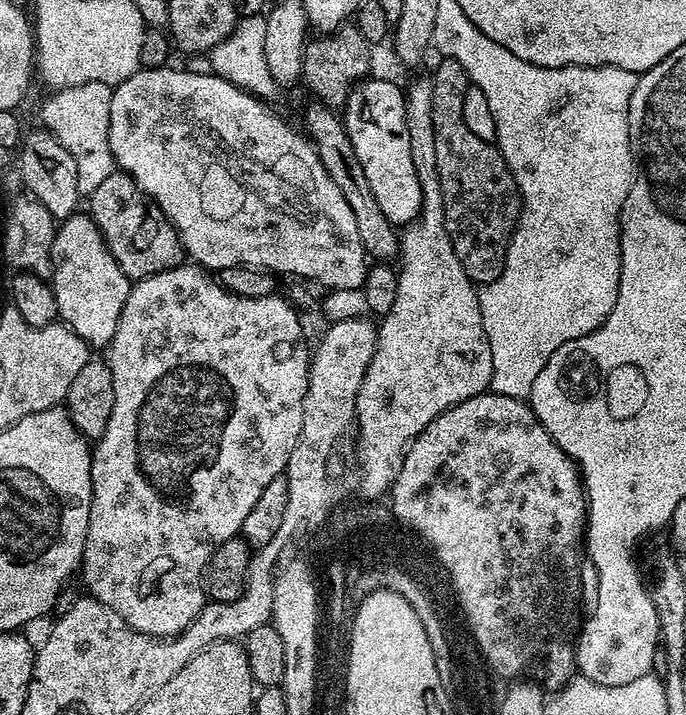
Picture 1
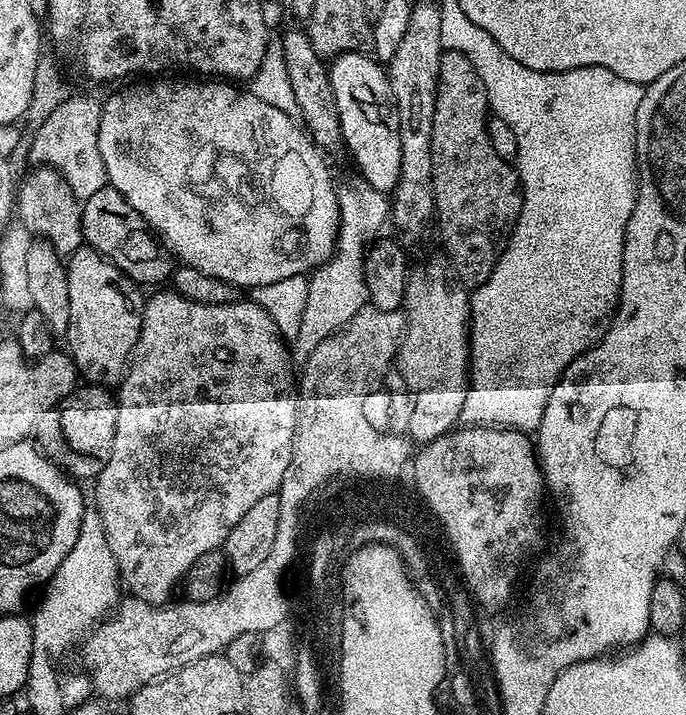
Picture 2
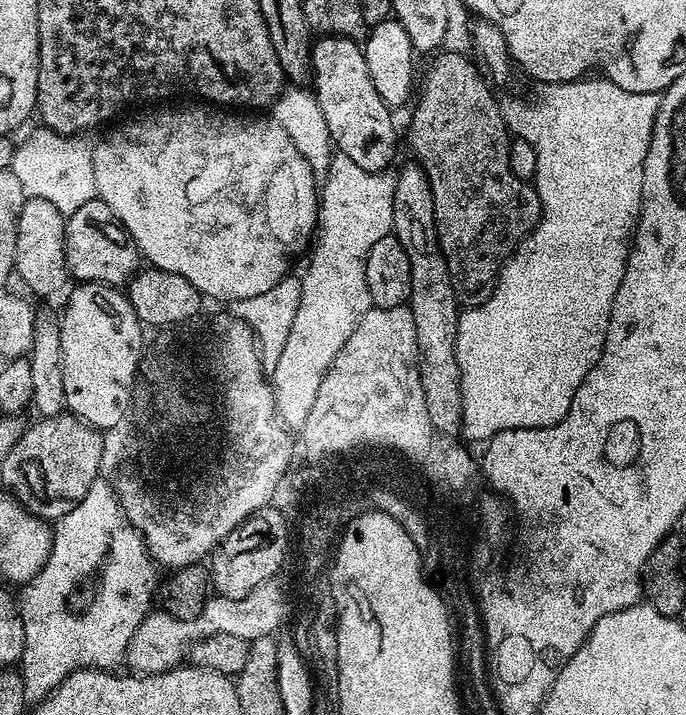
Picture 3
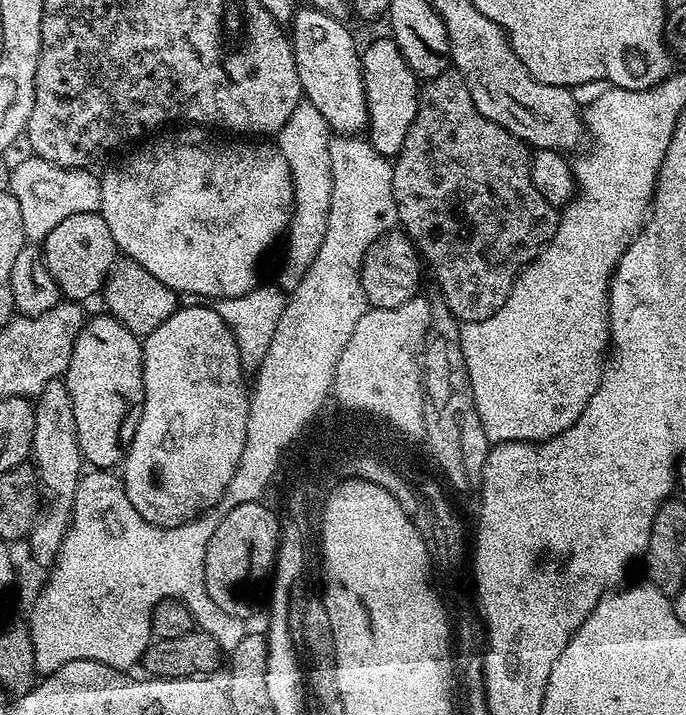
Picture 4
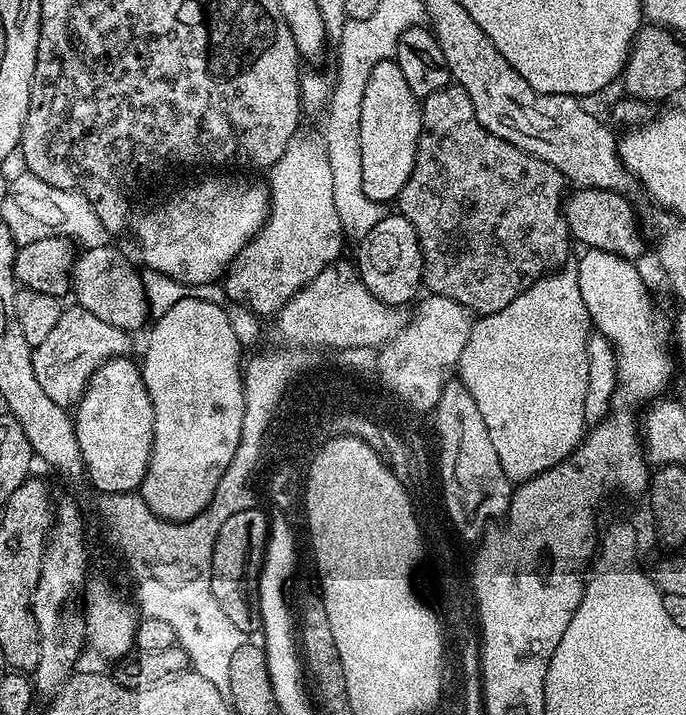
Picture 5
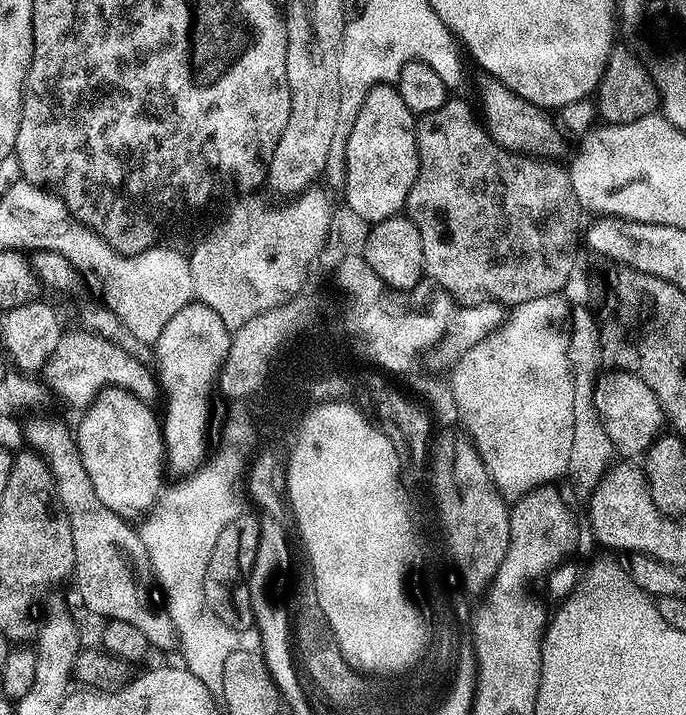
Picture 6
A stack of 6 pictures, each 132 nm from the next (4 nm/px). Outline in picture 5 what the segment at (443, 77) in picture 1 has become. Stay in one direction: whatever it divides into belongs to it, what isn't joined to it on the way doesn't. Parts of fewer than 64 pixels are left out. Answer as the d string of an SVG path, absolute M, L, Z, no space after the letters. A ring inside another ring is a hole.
M449 86L423 97L420 117L422 118L422 130L414 158L414 170L410 174L406 186L402 186L400 191L398 212L399 215L408 219L410 226L414 226L414 230L418 234L420 253L424 263L423 287L428 288L427 291L431 295L445 296L458 302L462 308L467 308L473 314L489 316L506 306L510 306L510 302L514 302L514 298L518 298L518 294L528 289L535 280L559 269L567 261L564 259L568 256L570 237L562 207L562 201L566 195L565 178L554 166L550 166L550 162L539 160L537 156L531 156L529 152L522 151L518 146L490 134L490 130L486 130L486 126L482 126L482 122L478 122L478 118L474 114L470 94L466 94L466 90L462 90L458 86Z

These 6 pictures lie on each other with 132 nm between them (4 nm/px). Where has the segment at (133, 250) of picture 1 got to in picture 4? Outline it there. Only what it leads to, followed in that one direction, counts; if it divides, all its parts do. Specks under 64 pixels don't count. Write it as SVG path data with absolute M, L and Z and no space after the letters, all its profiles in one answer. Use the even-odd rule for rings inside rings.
M99 212L70 214L70 218L62 218L62 222L44 237L42 251L50 274L60 287L61 297L72 302L84 302L95 292L97 295L103 289L108 271L118 259L114 234L110 234L110 226L106 226L106 218L102 218Z

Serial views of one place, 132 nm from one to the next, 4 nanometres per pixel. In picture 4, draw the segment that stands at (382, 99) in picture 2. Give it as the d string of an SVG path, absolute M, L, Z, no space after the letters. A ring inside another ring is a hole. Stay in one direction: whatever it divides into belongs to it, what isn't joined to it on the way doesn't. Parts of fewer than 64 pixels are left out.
M300 6L292 18L290 39L303 99L314 102L333 133L342 136L363 133L368 127L368 103L360 65L361 53L351 30L337 17Z

